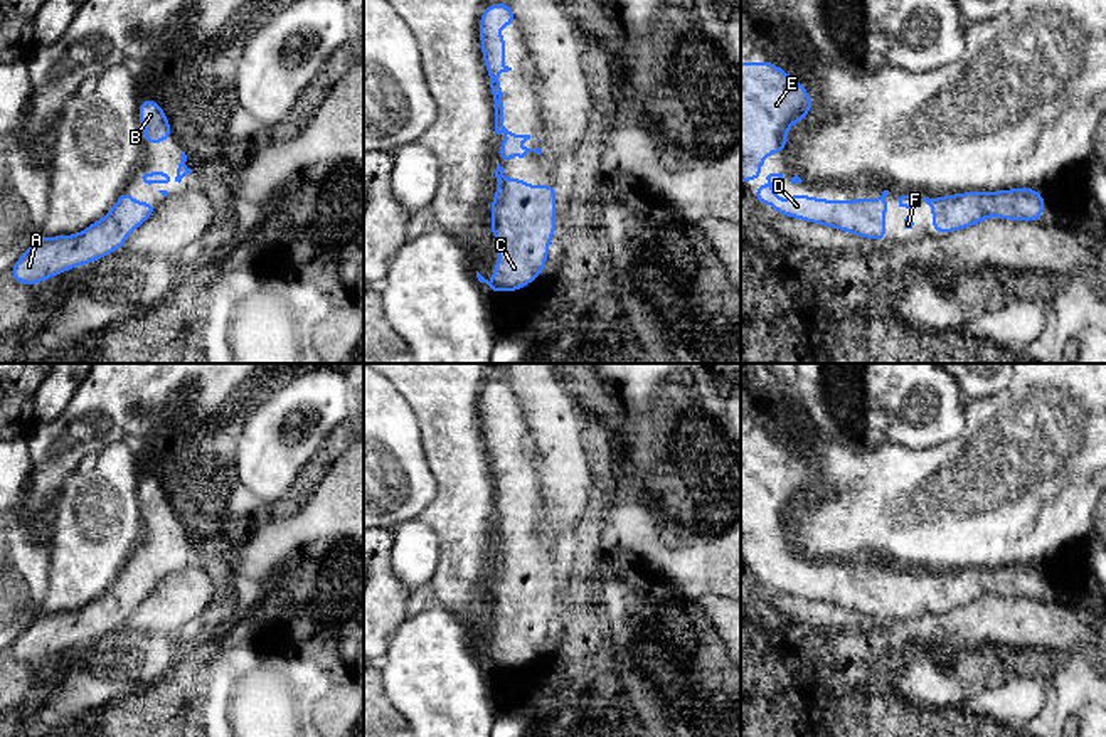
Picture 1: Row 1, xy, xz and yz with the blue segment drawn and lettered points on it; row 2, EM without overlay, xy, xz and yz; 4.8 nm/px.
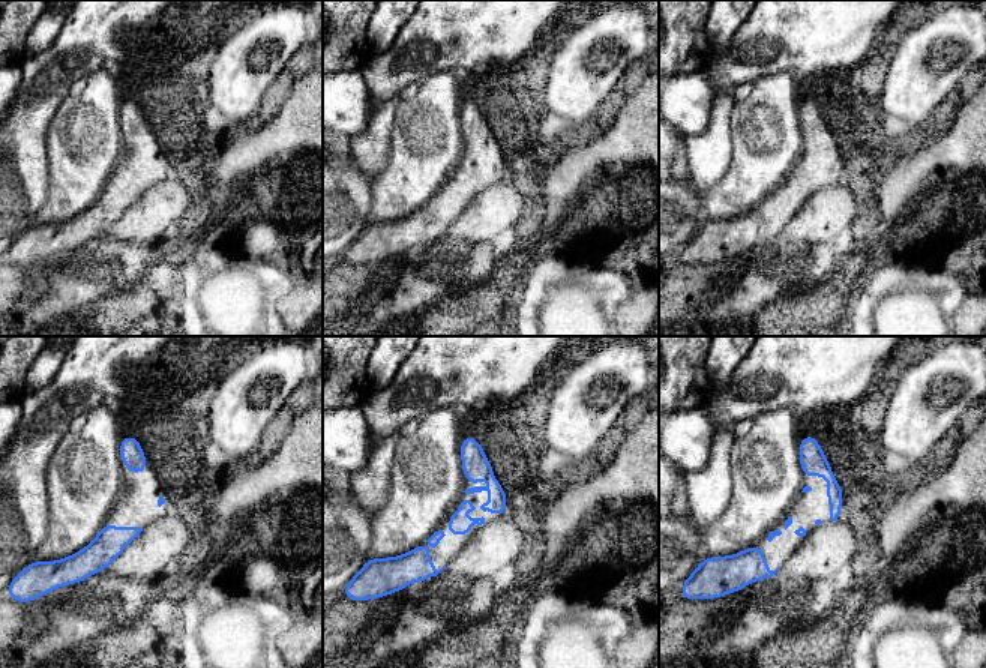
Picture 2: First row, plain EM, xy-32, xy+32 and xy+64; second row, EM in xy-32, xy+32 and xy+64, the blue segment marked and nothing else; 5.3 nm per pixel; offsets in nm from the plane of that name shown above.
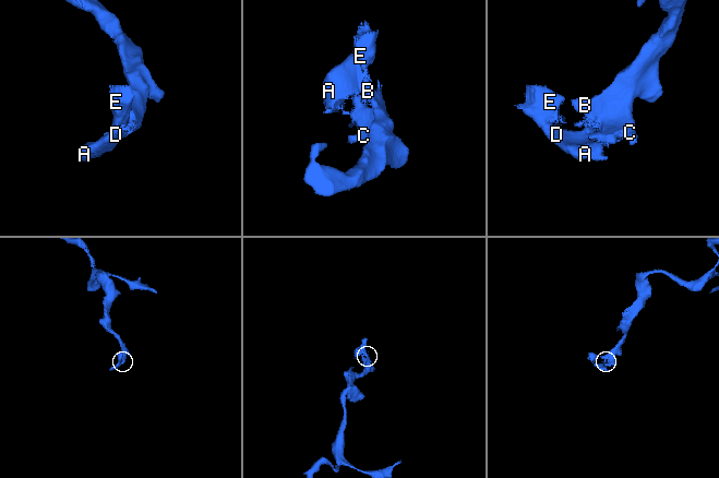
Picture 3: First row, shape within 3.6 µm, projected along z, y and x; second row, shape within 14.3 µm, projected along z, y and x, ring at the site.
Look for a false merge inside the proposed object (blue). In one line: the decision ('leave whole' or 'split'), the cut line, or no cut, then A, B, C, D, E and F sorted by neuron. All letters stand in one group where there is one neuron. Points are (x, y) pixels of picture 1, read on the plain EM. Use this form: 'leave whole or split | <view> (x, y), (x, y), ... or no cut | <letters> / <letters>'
leave whole | no cut | A B C D E F

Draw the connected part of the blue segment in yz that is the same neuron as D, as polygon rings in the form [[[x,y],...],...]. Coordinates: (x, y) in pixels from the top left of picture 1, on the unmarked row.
[[[769,550],[768,562],[752,567],[763,584],[773,581],[776,591],[801,596],[825,604],[835,604],[857,614],[870,614],[877,619],[885,618],[885,586],[889,584],[889,567],[880,575],[827,577],[813,572],[793,570],[788,579],[769,565],[783,555],[783,550]]]

